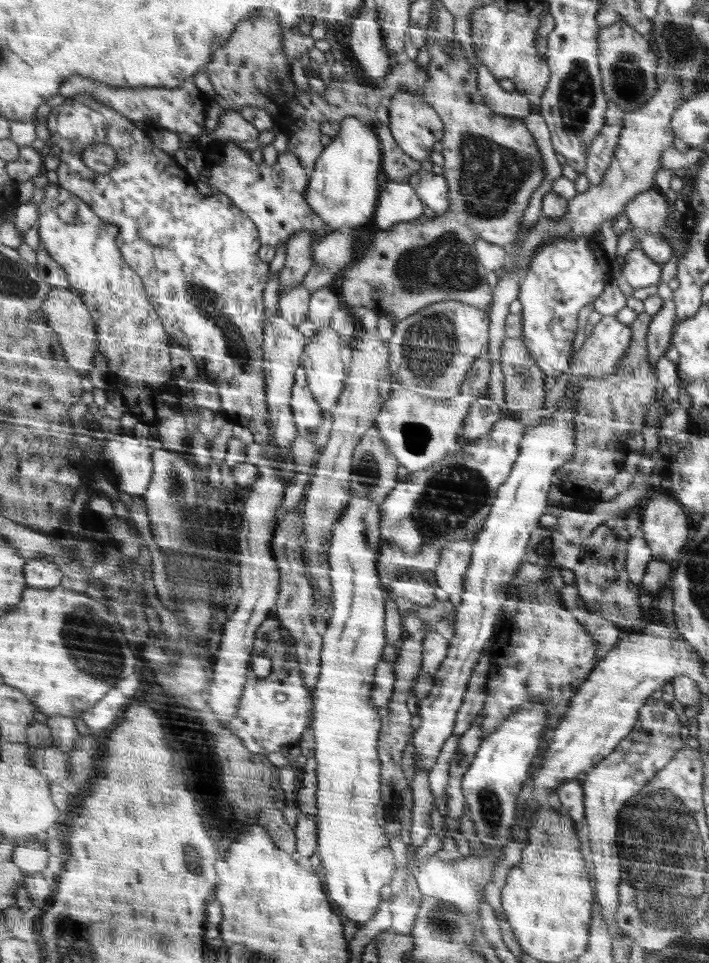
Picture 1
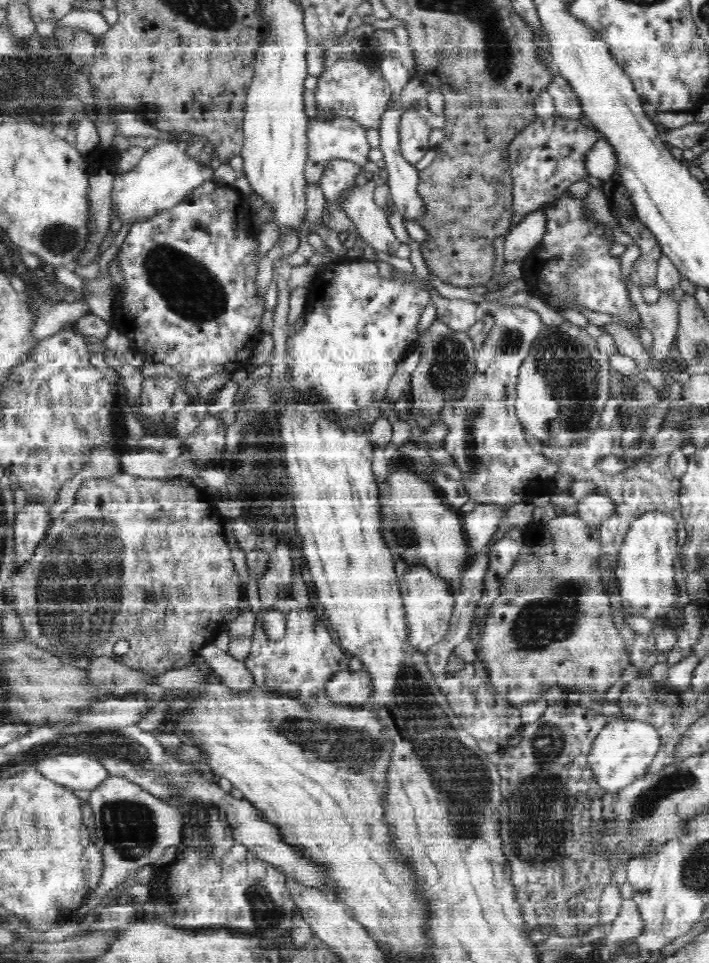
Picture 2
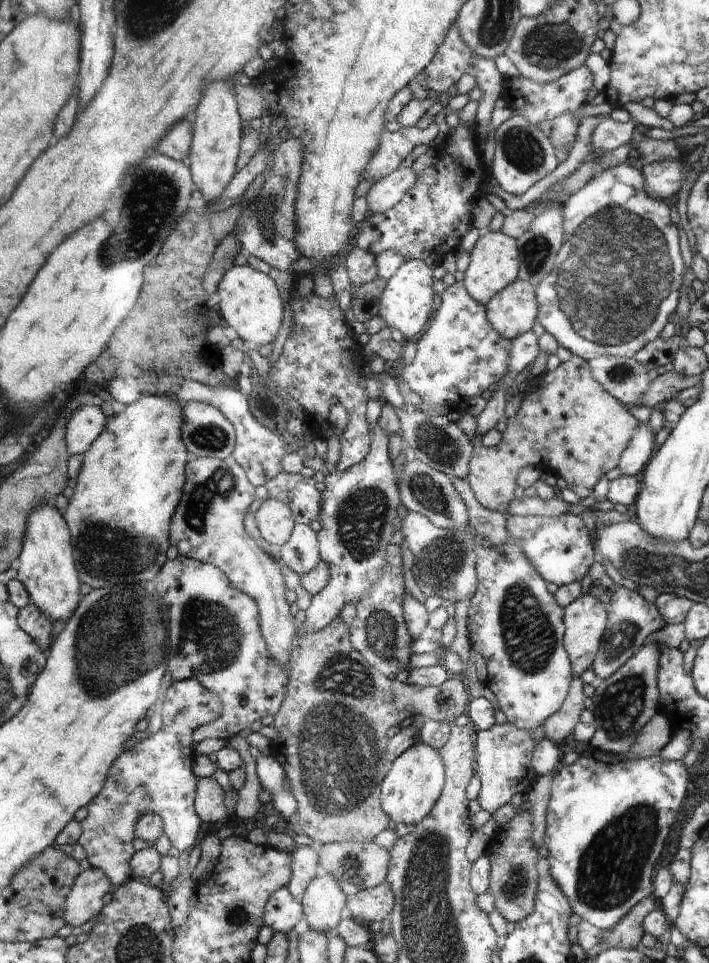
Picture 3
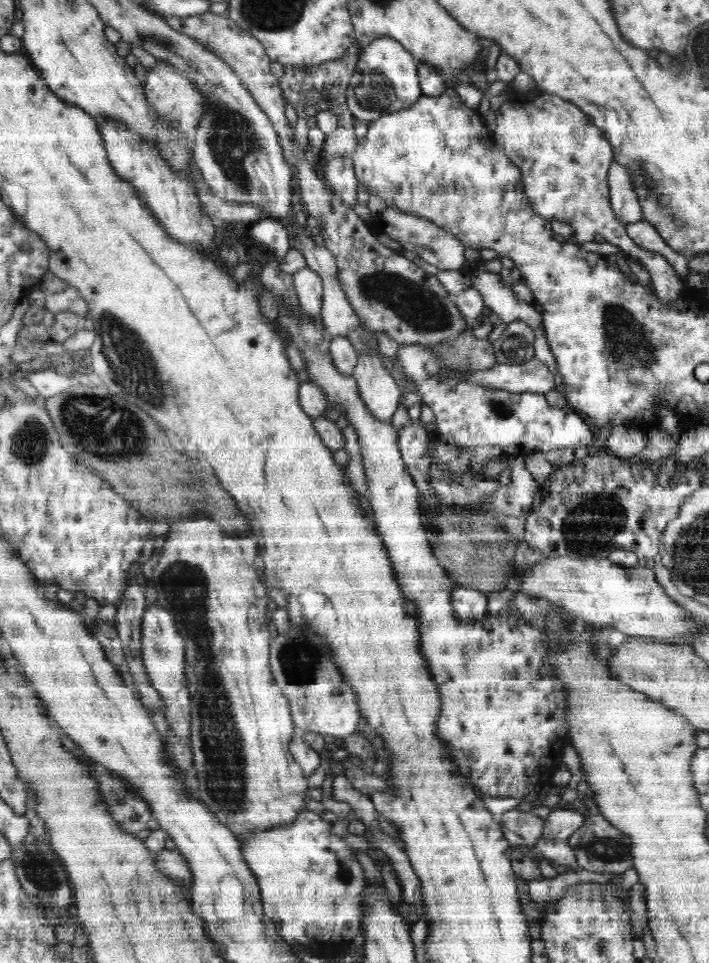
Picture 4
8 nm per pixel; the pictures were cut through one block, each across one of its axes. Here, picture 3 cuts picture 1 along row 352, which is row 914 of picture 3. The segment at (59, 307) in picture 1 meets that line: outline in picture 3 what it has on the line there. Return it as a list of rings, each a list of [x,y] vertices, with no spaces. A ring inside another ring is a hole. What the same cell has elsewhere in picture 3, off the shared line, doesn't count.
[[[87,868],[81,876],[77,876],[77,884],[69,894],[67,910],[65,910],[65,924],[71,926],[75,932],[91,918],[99,916],[105,908],[103,898],[113,894],[113,884],[99,868]]]

